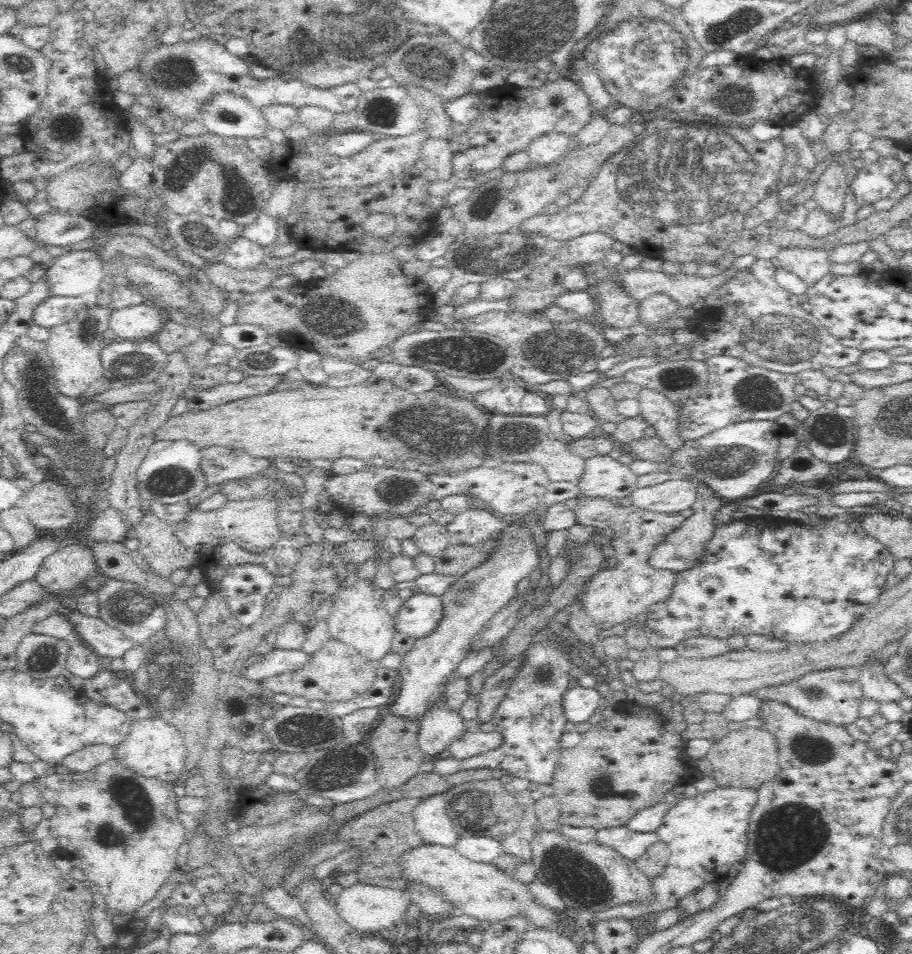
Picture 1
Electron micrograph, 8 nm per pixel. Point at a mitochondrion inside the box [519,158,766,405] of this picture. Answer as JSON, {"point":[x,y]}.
{"point":[549,354]}

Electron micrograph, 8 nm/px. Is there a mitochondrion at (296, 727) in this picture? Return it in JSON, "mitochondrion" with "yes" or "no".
{"mitochondrion":"yes"}

